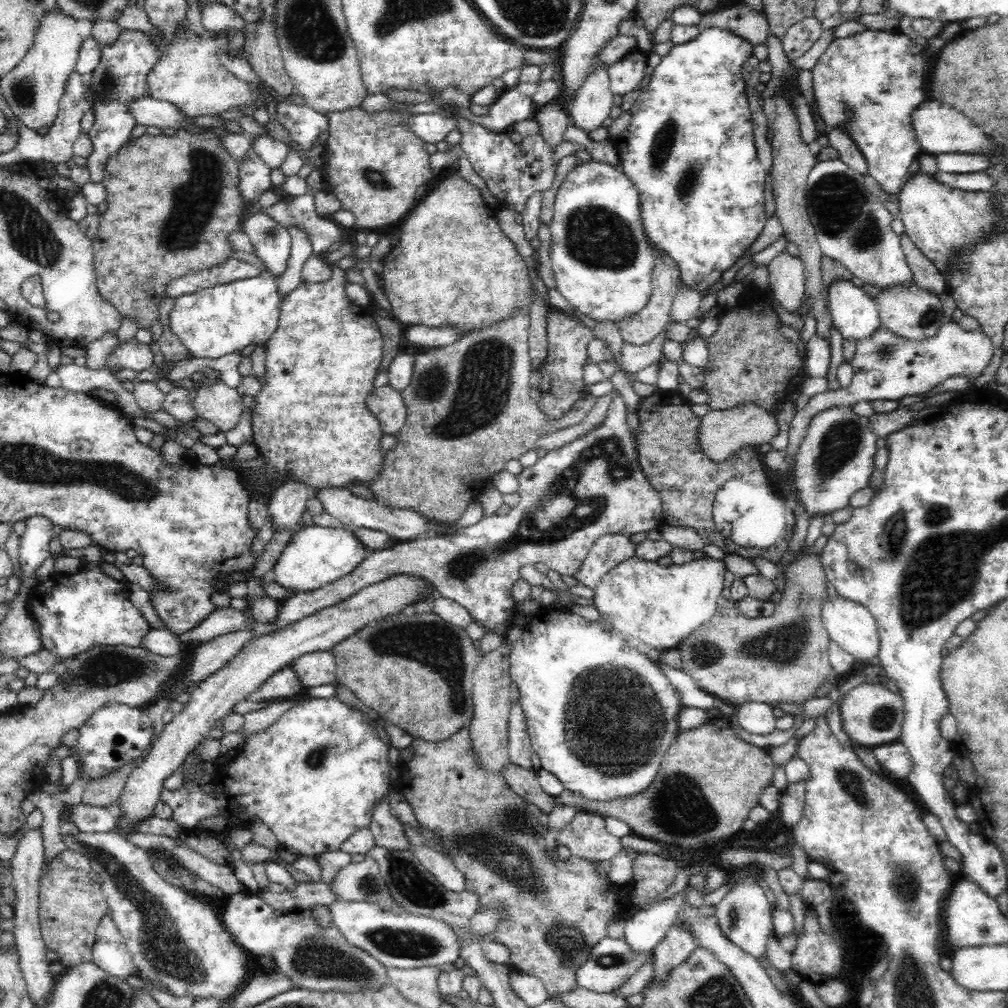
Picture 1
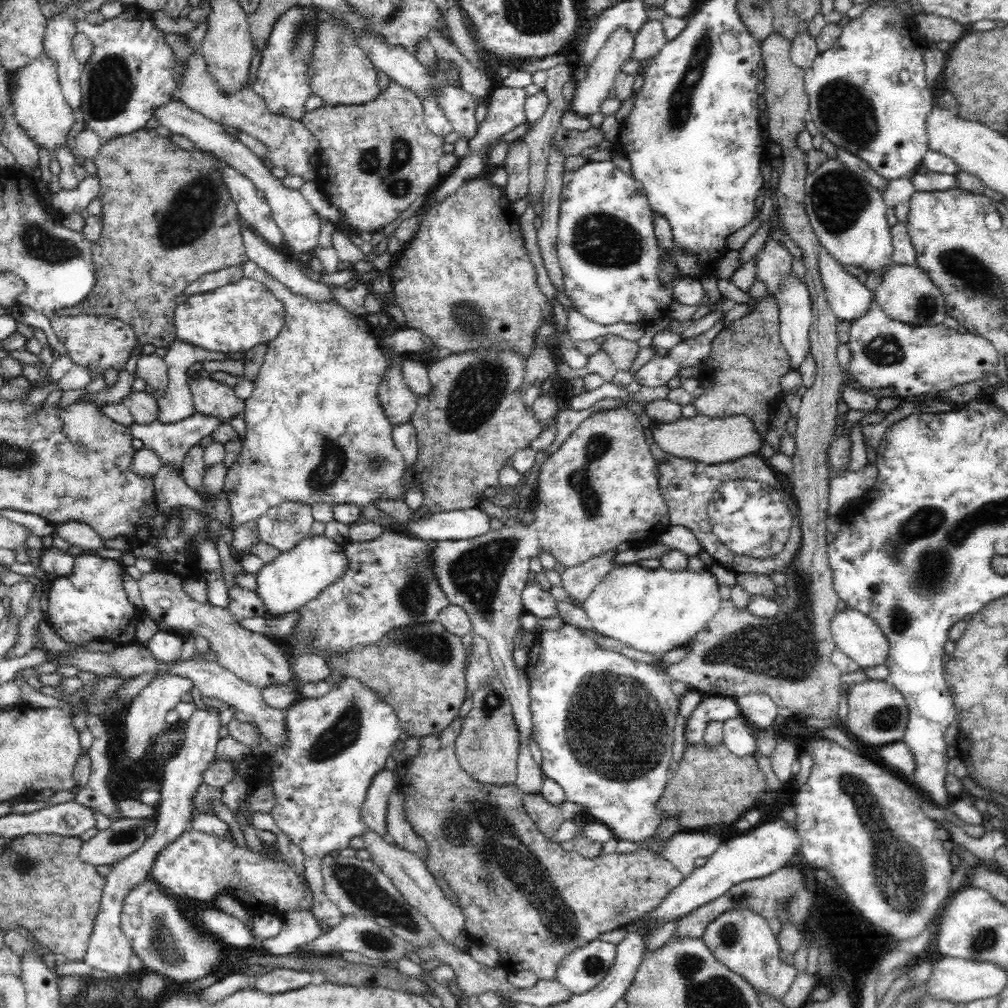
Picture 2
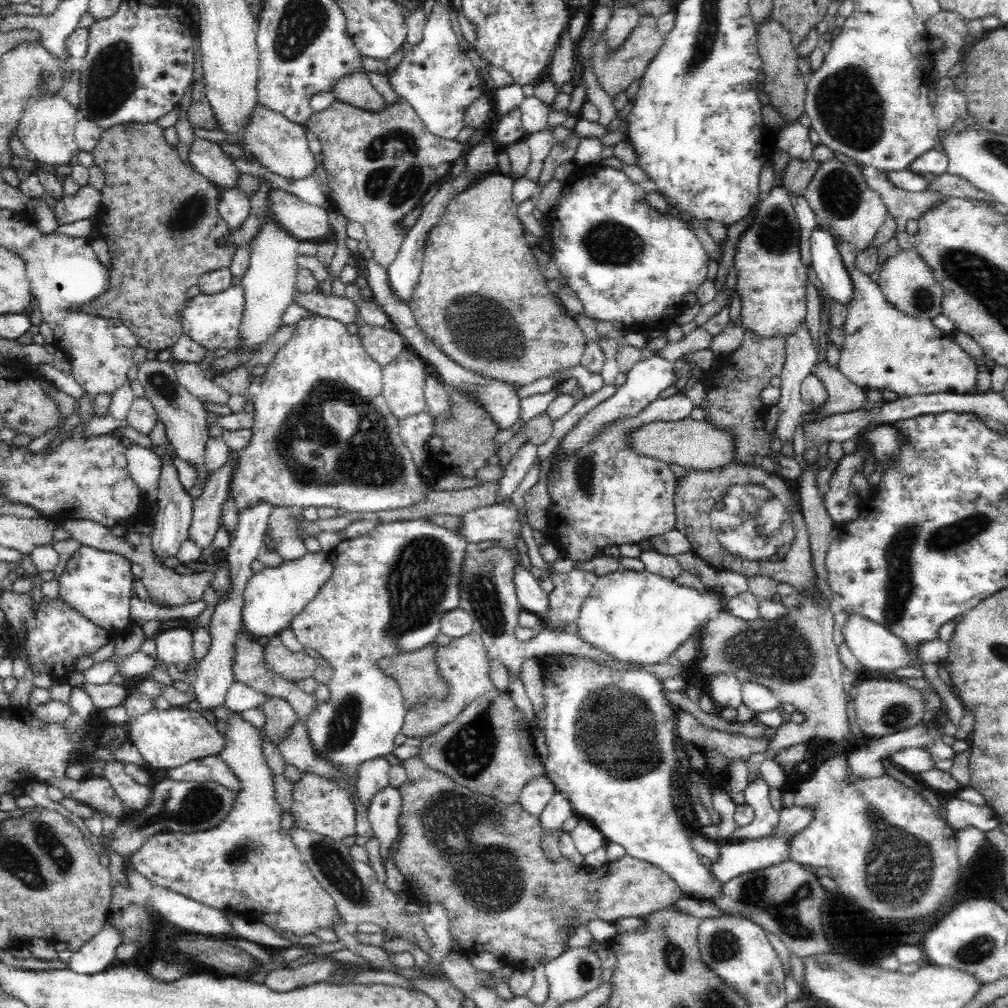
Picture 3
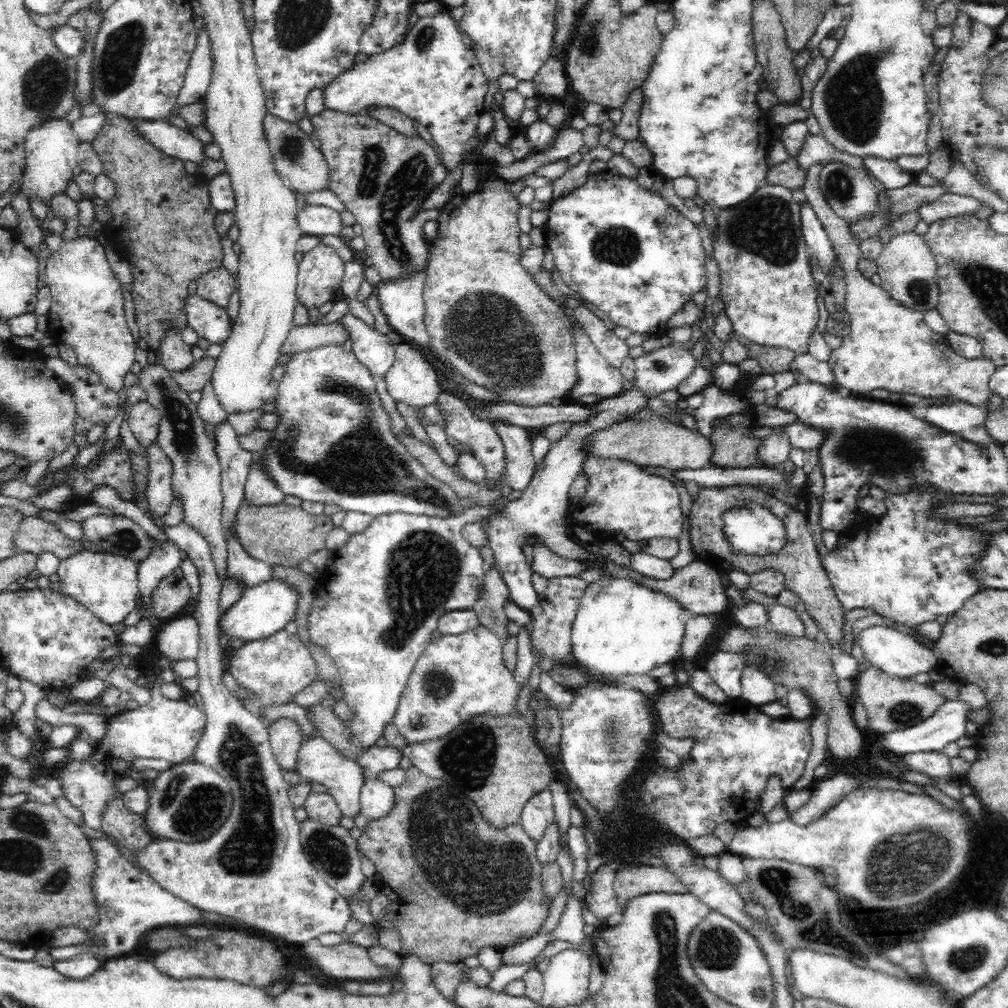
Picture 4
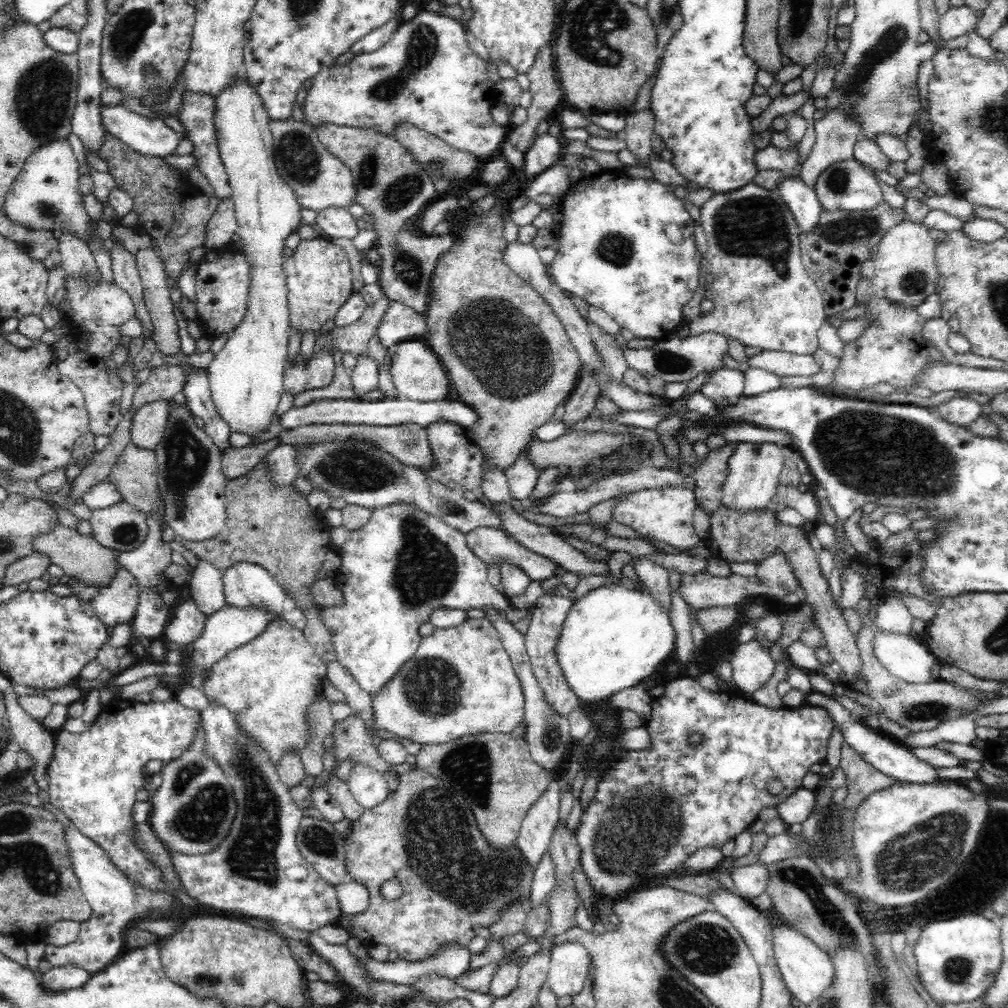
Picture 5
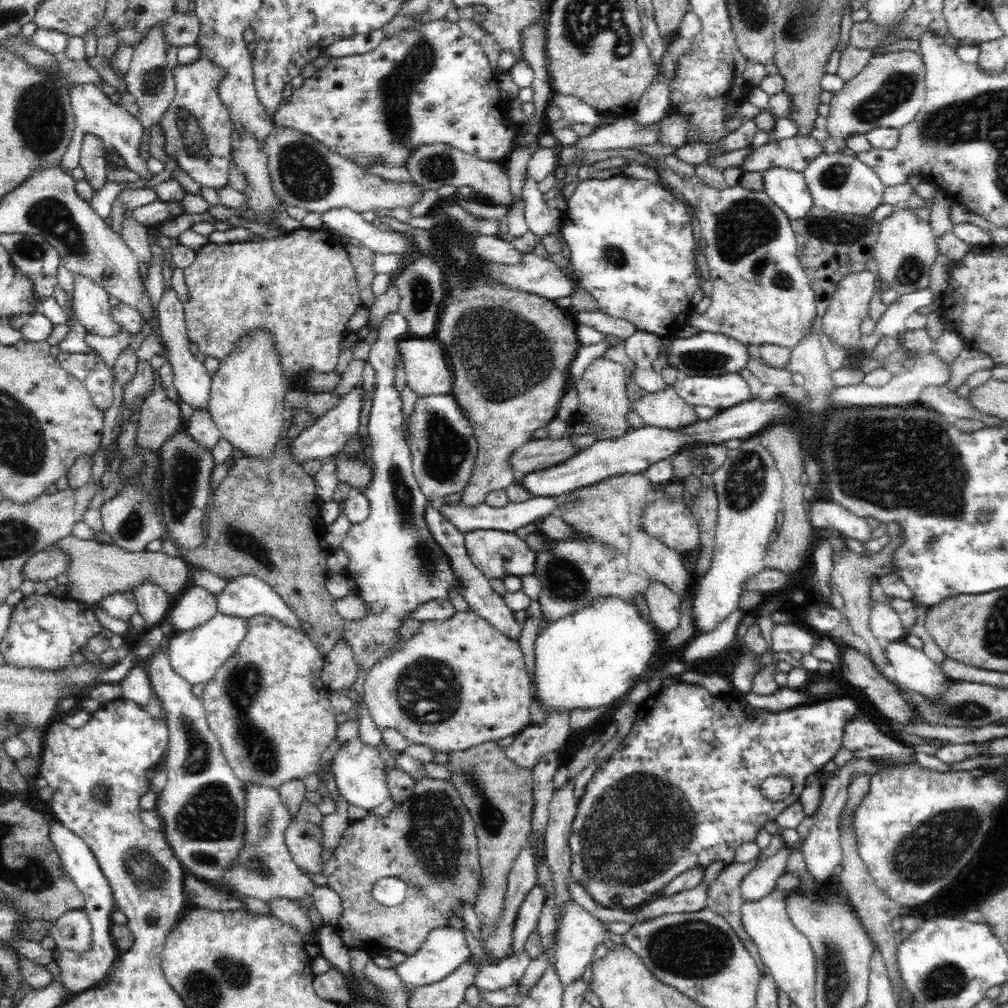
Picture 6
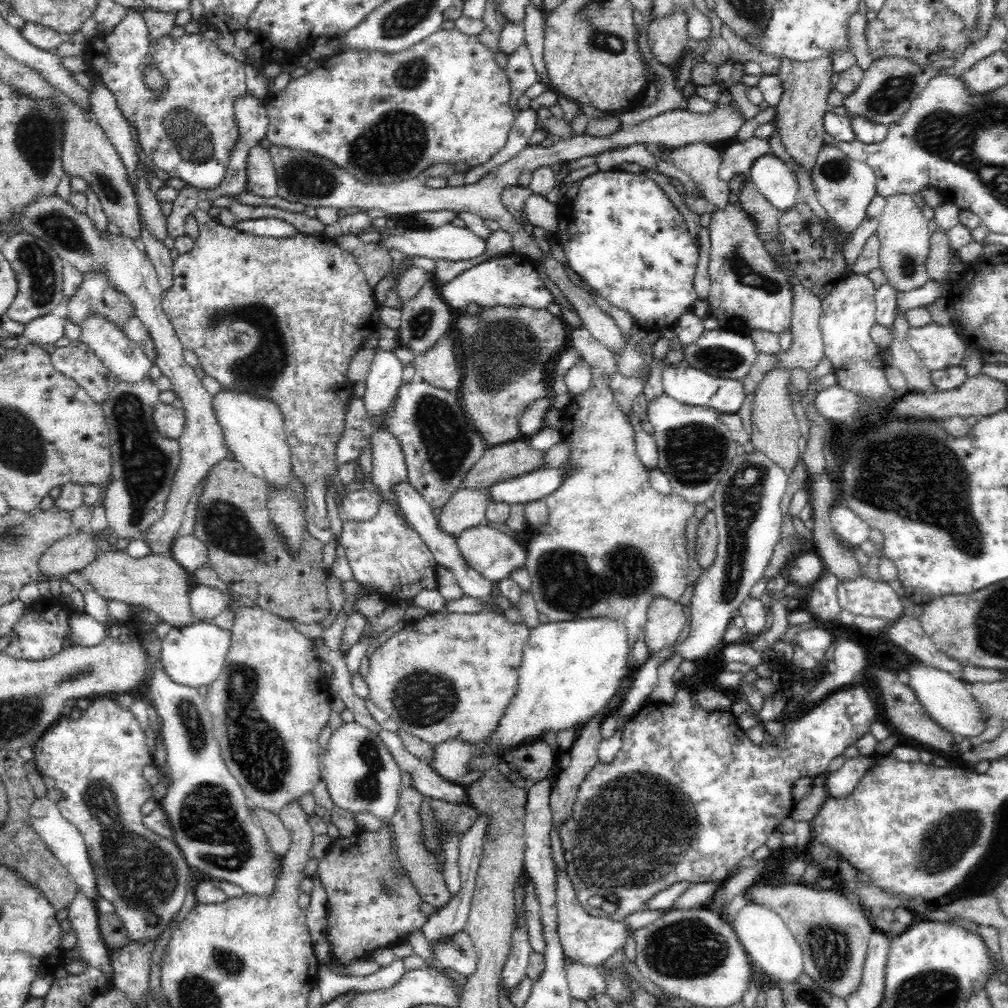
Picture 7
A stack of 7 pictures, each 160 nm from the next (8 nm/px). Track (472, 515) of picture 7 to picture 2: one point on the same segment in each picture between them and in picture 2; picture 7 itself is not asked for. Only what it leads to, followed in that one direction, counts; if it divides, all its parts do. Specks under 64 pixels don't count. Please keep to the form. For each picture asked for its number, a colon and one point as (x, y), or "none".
2: (466, 281)
3: (482, 299)
4: (485, 316)
5: (482, 317)
6: (511, 350)

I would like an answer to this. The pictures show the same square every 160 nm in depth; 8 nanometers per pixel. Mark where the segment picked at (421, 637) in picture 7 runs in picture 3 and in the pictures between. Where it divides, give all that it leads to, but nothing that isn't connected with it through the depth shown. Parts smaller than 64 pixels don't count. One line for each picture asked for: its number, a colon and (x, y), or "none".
3: (464, 663)
4: (456, 678)
5: (460, 680)
6: (456, 683)

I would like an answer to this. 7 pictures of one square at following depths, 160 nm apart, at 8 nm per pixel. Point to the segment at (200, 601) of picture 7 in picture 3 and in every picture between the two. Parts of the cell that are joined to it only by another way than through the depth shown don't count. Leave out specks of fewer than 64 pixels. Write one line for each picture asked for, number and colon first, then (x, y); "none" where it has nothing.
3: (174, 645)
4: (179, 639)
5: (186, 622)
6: (196, 605)

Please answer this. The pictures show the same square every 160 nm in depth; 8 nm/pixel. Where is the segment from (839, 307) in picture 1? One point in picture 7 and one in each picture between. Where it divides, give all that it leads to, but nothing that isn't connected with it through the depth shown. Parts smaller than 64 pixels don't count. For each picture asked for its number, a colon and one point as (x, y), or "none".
2: (849, 299)
3: (826, 261)
4: (815, 235)
5: (801, 199)
6: (787, 189)
7: (773, 178)

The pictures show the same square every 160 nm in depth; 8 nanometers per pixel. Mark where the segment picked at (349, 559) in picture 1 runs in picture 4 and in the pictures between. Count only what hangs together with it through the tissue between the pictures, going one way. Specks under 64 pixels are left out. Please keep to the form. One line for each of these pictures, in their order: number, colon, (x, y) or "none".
2: (298, 575)
3: (271, 599)
4: (263, 610)

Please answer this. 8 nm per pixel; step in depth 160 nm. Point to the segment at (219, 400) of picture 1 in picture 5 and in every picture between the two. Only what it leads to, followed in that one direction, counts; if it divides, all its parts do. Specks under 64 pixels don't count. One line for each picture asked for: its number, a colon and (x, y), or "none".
2: (210, 397)
3: (189, 374)
4: (175, 355)
5: (156, 296)

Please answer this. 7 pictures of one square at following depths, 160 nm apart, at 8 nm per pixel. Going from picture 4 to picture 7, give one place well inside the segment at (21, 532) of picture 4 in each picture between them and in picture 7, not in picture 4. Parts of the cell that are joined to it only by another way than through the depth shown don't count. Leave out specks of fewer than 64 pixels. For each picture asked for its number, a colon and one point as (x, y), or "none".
5: (81, 557)
6: (96, 570)
7: (158, 583)

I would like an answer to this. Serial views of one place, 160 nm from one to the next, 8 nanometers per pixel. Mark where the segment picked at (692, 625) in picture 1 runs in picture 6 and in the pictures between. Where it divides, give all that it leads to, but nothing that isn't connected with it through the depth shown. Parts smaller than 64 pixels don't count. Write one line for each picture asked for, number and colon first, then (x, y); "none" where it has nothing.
2: (653, 611)
3: (637, 618)
4: (621, 628)
5: (613, 638)
6: (592, 658)

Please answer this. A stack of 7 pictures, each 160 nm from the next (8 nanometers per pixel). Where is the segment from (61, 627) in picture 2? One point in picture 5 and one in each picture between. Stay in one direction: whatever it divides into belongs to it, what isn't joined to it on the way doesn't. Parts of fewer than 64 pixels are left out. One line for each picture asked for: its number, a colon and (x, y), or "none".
3: (99, 585)
4: (107, 584)
5: (116, 603)

